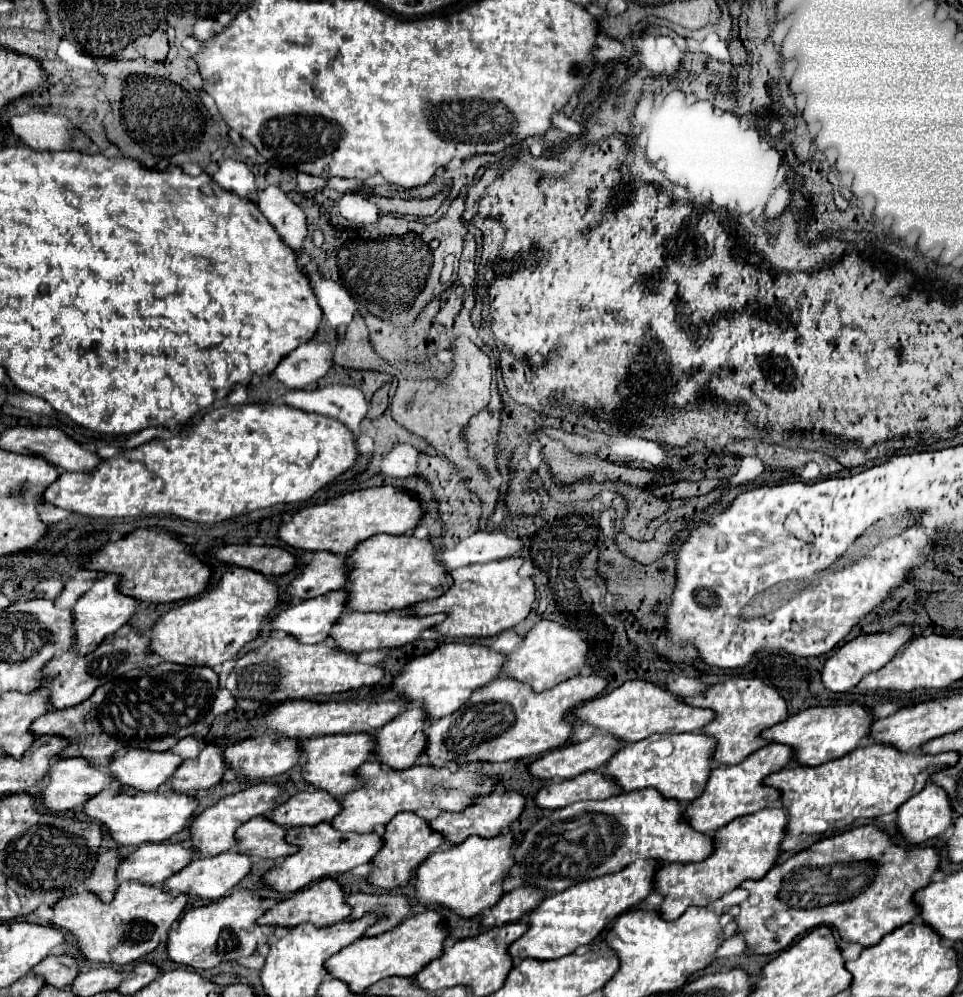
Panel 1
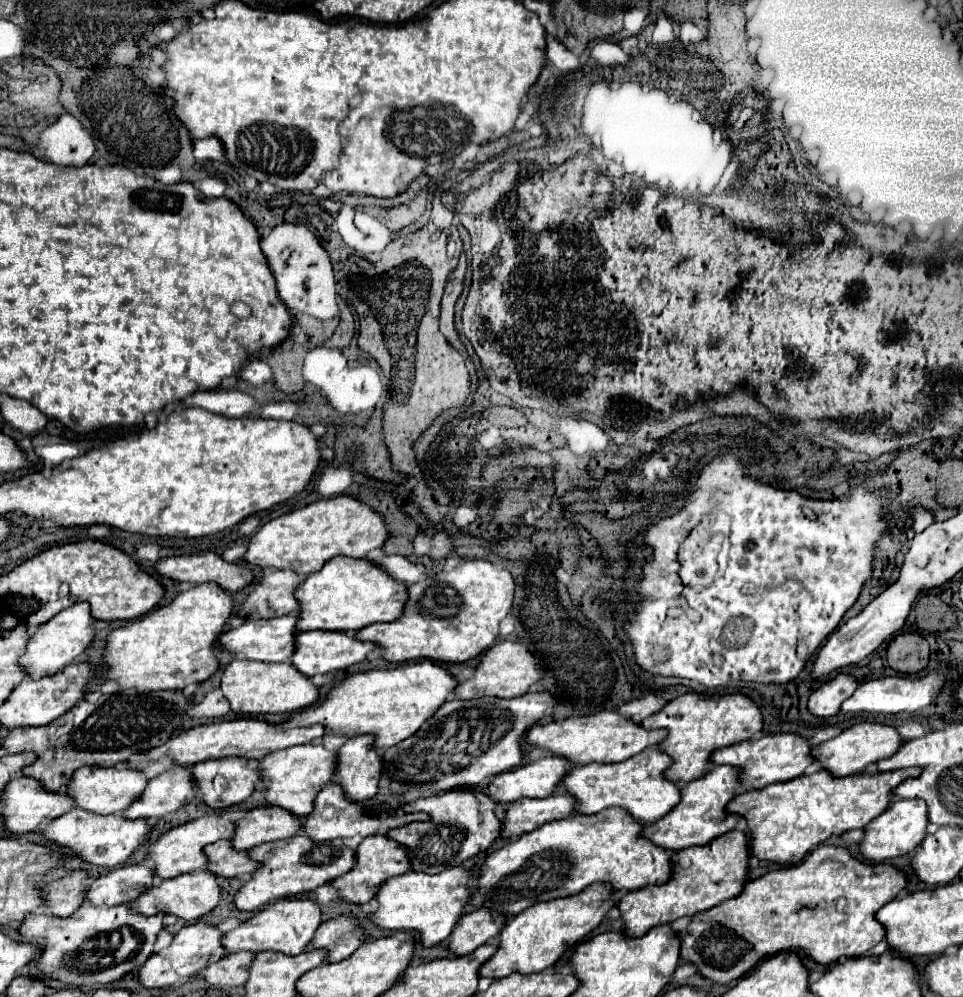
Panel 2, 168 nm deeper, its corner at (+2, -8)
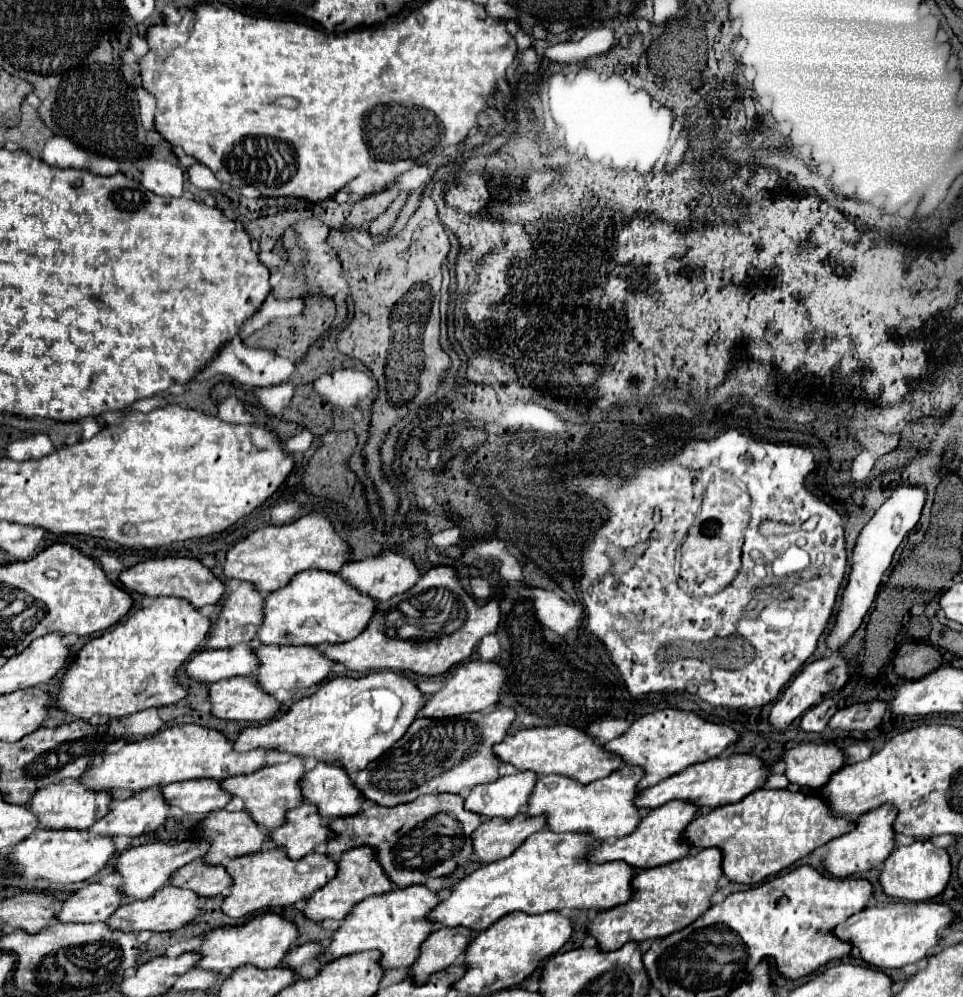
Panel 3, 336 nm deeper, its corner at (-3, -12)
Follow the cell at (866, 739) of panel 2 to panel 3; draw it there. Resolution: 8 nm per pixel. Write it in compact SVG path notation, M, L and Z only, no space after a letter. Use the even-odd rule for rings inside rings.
M811 742L799 744L783 754L787 764L787 778L795 786L807 786L811 790L819 790L825 782L829 782L829 774L833 770L841 770L847 764L847 756L841 746L829 742Z

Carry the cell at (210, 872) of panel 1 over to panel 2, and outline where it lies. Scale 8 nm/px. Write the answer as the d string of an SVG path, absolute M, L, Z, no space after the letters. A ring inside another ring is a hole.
M196 870L196 872L188 872L182 876L170 878L170 880L156 882L148 890L144 890L136 898L136 902L130 904L130 910L136 914L144 914L144 916L154 916L158 912L164 912L164 914L174 914L186 922L194 922L200 916L208 914L218 902L220 902L218 878L212 878L212 874L206 874L204 870Z

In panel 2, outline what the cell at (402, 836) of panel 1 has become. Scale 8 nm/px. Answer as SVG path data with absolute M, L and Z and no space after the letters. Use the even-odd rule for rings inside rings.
M368 836L356 848L356 864L352 866L352 870L332 880L332 886L338 890L340 900L346 900L352 904L364 904L374 898L378 886L382 886L392 876L404 874L406 870L410 870L410 866L408 866L404 846L400 846L398 842L392 842L386 836Z

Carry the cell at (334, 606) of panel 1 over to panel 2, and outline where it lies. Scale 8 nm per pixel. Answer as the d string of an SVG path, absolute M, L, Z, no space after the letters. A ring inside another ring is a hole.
M292 614L282 618L268 618L268 620L256 620L256 622L244 622L234 626L232 630L224 632L218 638L218 646L234 654L234 658L242 660L256 660L256 662L288 662L288 654L292 654Z

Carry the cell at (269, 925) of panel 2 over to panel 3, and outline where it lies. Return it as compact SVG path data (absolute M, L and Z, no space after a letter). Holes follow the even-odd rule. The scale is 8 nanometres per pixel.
M263 912L243 924L211 930L207 934L207 942L199 948L203 960L197 966L211 972L231 972L243 964L253 964L259 968L275 968L283 962L285 954L295 946L297 938L299 938L299 928L293 920L289 920L283 914Z

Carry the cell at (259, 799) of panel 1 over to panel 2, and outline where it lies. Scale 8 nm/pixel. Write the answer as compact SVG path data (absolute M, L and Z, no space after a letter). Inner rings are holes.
M206 814L202 818L196 818L192 822L186 822L182 826L170 828L168 832L164 832L154 844L150 844L148 848L148 860L154 862L154 874L158 878L176 878L180 874L186 872L194 872L194 870L204 870L204 858L200 858L200 850L204 850L204 846L218 842L222 838L230 838L232 836L232 822L226 820L222 814Z

